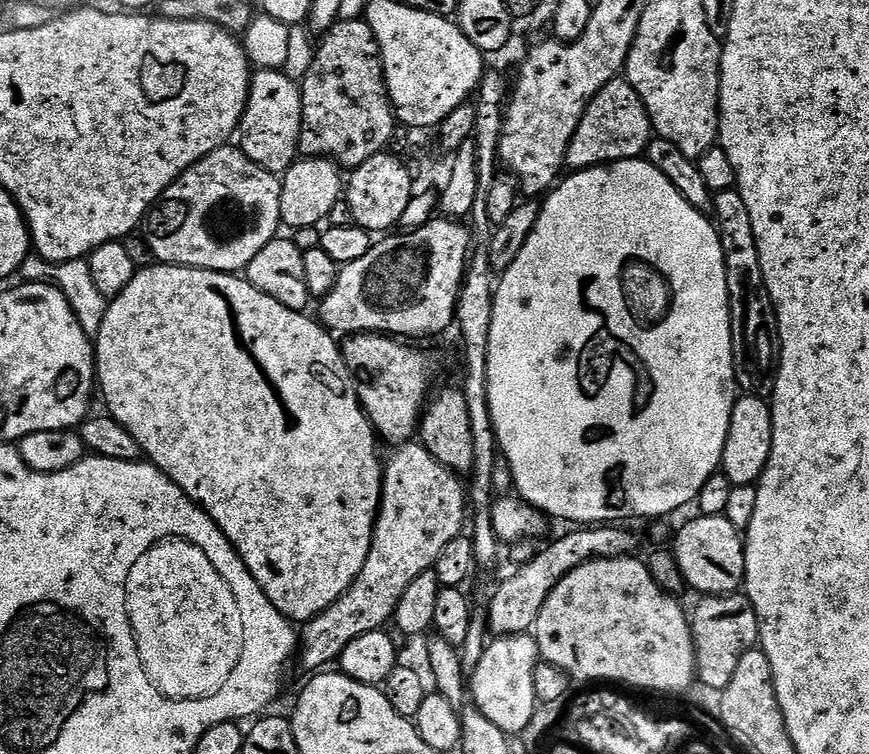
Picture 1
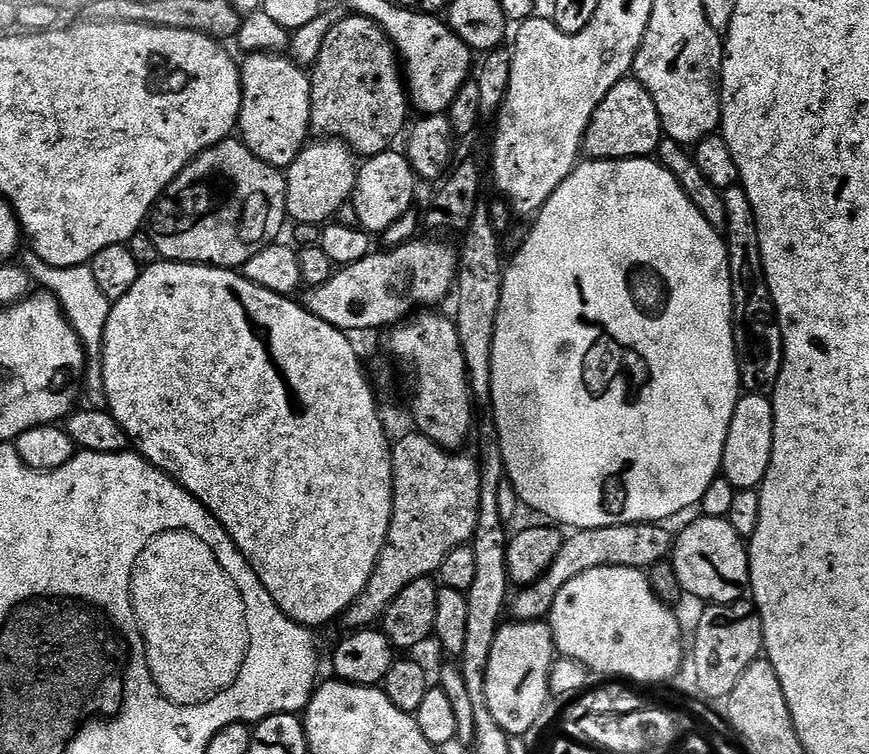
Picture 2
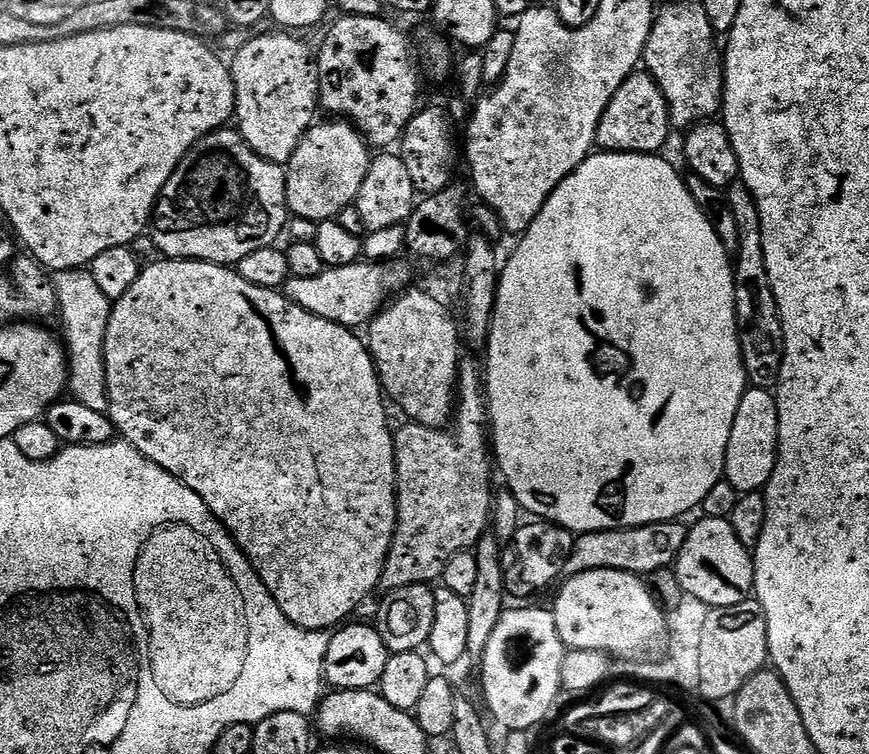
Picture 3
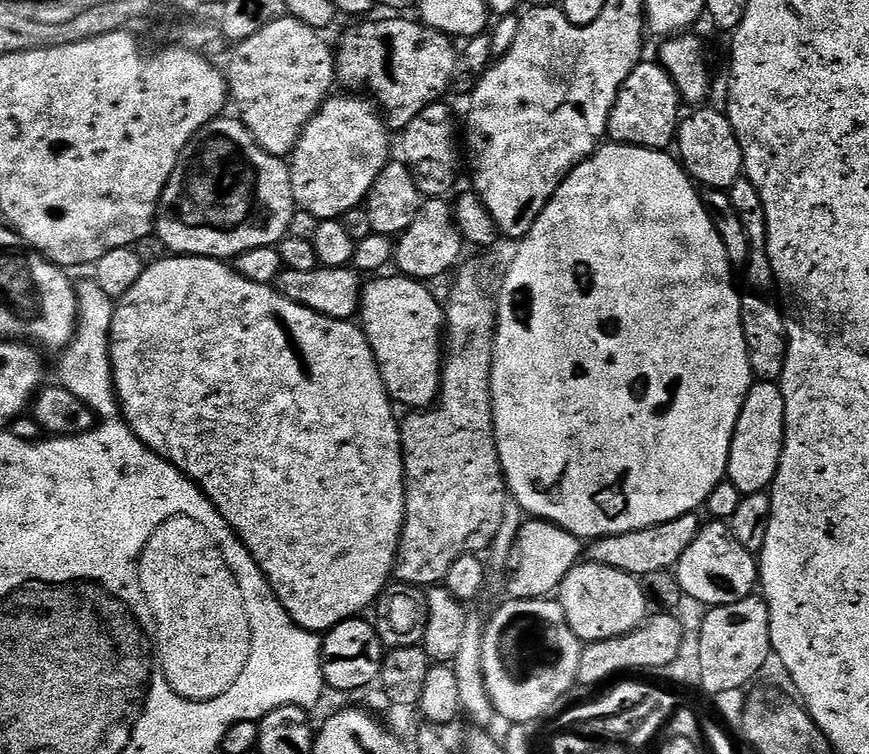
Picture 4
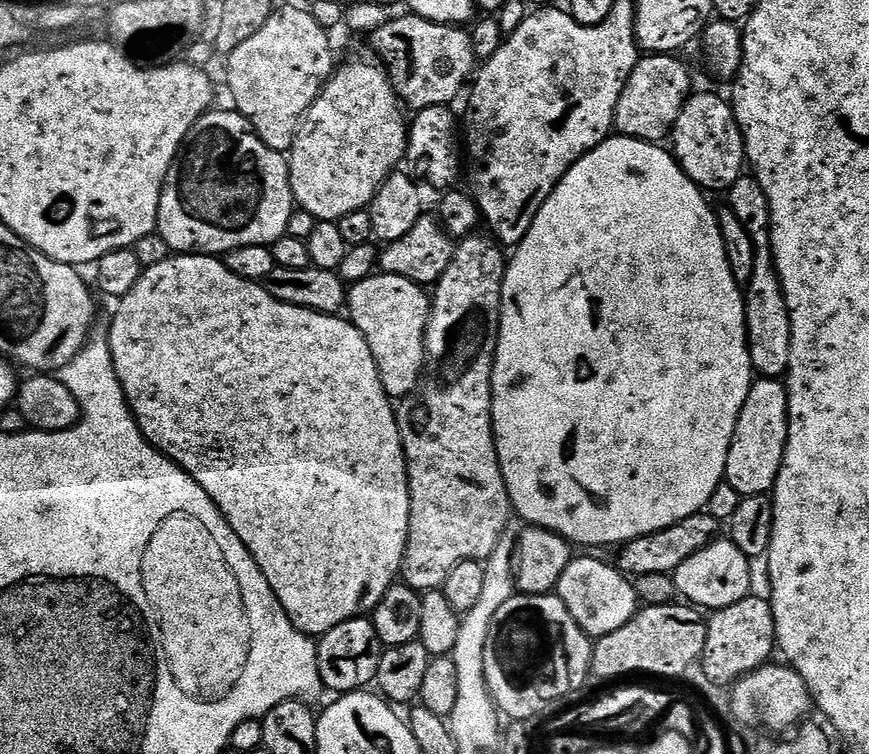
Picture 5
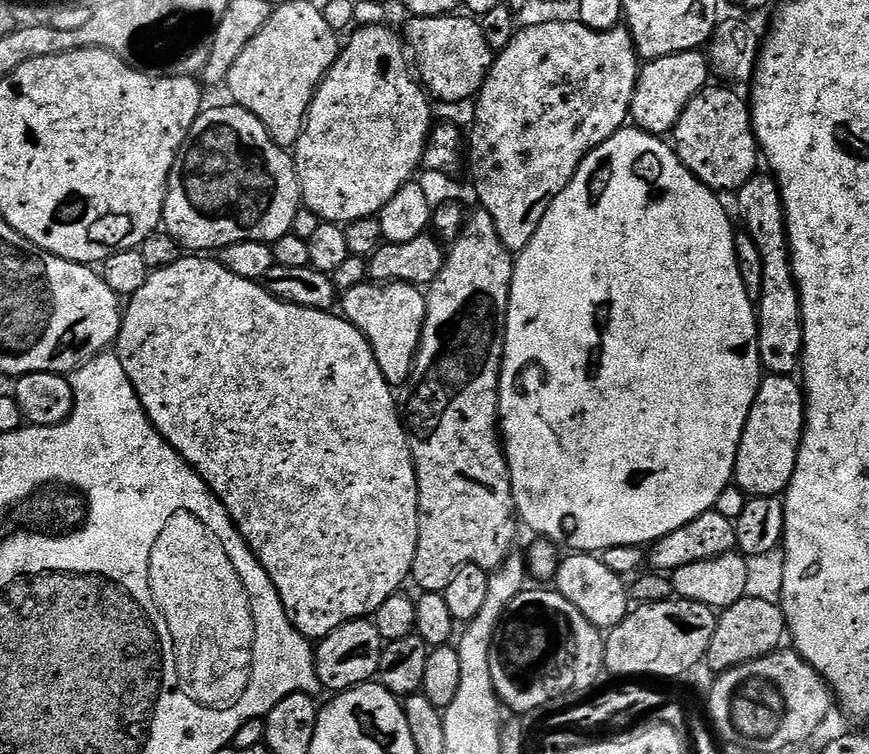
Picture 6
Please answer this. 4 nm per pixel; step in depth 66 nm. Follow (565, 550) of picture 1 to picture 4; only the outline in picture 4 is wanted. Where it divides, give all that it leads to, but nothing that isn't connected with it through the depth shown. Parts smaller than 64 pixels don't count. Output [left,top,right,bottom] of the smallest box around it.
[586,512,702,578]

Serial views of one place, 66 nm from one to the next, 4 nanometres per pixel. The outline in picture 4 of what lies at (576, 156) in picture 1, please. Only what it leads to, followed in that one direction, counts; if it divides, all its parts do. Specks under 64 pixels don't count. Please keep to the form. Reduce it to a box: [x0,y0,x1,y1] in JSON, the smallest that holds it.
[607,62,682,152]

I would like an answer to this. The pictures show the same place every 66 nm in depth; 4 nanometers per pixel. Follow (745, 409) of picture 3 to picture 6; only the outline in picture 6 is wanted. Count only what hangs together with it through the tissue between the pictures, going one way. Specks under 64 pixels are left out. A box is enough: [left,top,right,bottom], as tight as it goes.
[734,375,804,498]

